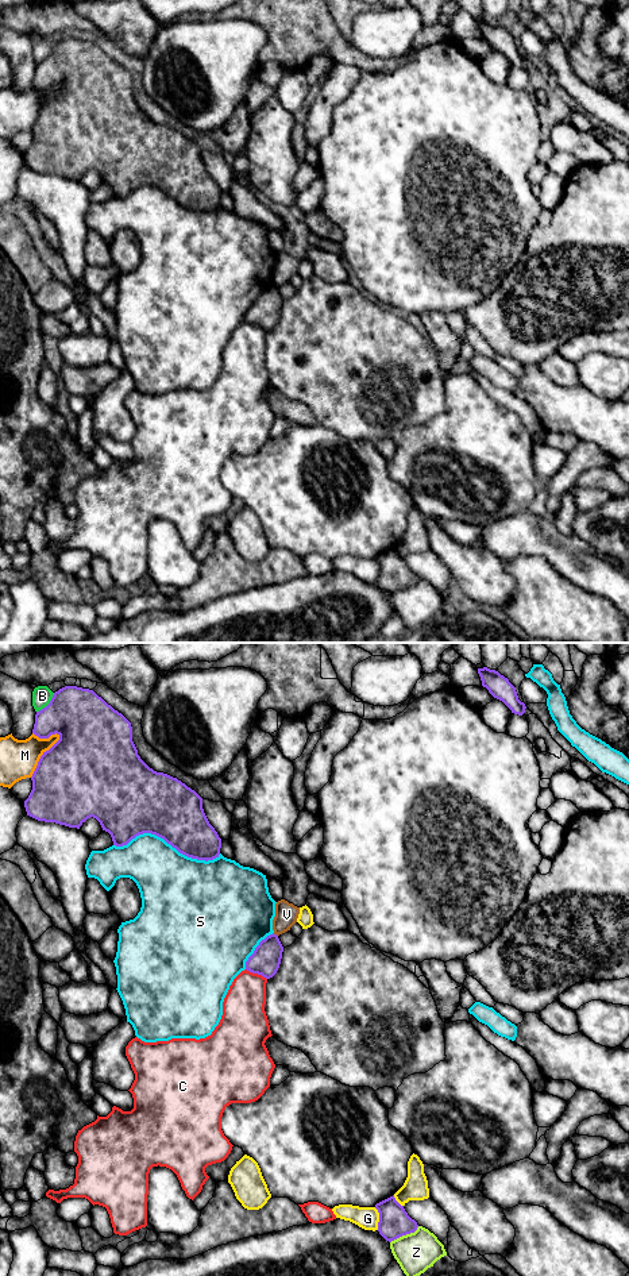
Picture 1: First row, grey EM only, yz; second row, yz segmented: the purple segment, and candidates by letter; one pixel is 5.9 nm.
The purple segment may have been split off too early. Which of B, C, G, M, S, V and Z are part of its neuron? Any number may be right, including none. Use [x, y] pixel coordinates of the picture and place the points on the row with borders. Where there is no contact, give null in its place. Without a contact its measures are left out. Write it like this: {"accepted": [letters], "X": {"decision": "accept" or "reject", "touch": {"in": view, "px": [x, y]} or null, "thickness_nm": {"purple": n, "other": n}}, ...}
{"accepted": [], "B": {"decision": "reject", "touch": {"in": "yz", "px": [49, 704]}, "thickness_nm": {"purple": 360, "other": 120}}, "C": {"decision": "reject", "touch": {"in": "yz", "px": [257, 972]}, "thickness_nm": {"purple": 170, "other": 260}}, "G": {"decision": "reject", "touch": {"in": "yz", "px": [379, 1218]}, "thickness_nm": {"purple": 190, "other": 140}}, "M": {"decision": "reject", "touch": {"in": "yz", "px": [42, 755]}, "thickness_nm": {"purple": 480, "other": 220}}, "S": {"decision": "reject", "touch": {"in": "yz", "px": [168, 843]}, "thickness_nm": {"purple": 360, "other": 380}}, "V": {"decision": "reject", "touch": {"in": "yz", "px": [276, 935]}, "thickness_nm": {"purple": 170, "other": 140}}, "Z": {"decision": "reject", "touch": {"in": "yz", "px": [404, 1234]}, "thickness_nm": {"purple": 190, "other": 240}}}

